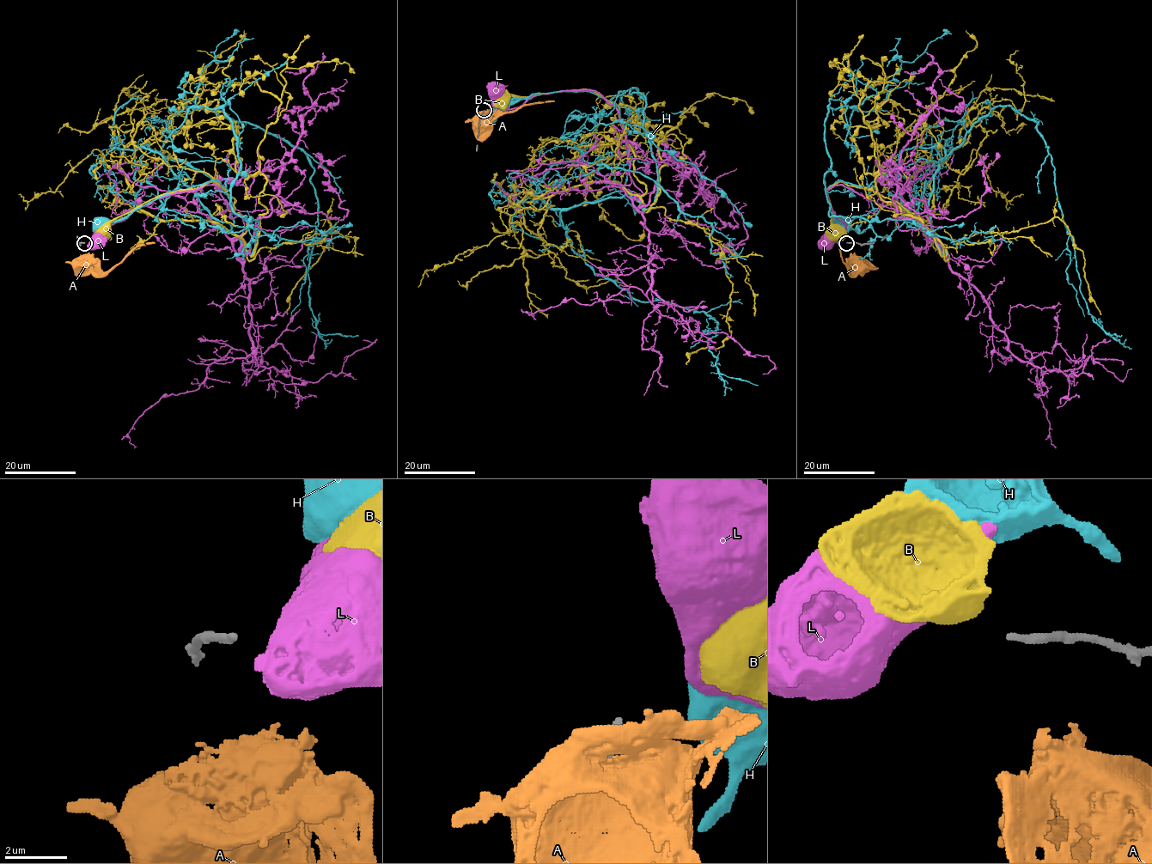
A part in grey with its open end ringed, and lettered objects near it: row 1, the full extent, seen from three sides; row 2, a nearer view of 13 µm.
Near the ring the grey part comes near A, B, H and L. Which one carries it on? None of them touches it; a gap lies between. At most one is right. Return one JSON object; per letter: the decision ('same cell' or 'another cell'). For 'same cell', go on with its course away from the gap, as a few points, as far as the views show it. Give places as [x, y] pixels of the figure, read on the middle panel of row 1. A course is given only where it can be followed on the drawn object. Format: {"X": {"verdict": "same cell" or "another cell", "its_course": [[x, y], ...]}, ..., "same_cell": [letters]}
{"A": {"verdict": "another cell"}, "B": {"verdict": "another cell"}, "H": {"verdict": "another cell"}, "L": {"verdict": "another cell"}, "same_cell": []}

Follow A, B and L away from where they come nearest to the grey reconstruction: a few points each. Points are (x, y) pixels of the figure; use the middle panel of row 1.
A: (488, 118), (496, 112), (514, 112), (523, 106), (554, 100)
B: (493, 106), (506, 97)
L: (491, 105), (491, 93), (496, 90)

